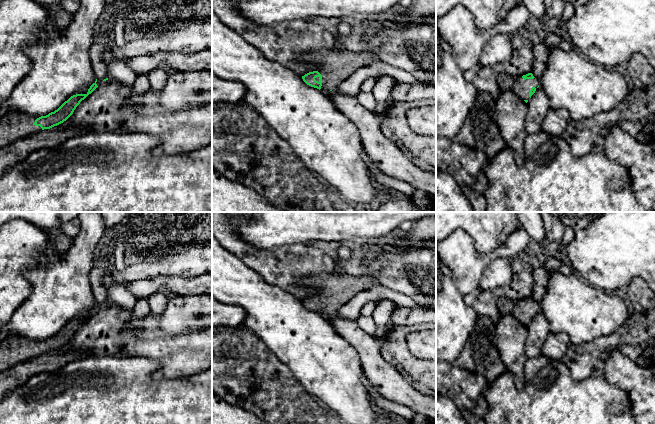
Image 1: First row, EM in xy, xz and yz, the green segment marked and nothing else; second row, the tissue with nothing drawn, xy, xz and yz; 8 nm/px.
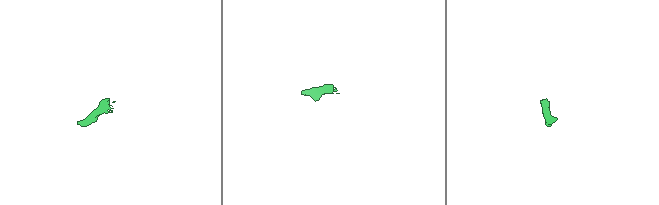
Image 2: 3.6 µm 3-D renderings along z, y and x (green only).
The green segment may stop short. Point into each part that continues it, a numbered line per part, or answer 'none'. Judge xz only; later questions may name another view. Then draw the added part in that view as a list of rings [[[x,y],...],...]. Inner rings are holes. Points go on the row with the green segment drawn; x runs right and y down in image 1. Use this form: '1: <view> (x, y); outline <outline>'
1: xz (335, 66); outline [[[322,49],[301,55],[299,61],[313,64],[322,75],[321,89],[333,91],[357,69],[379,61],[379,58],[370,51]]]

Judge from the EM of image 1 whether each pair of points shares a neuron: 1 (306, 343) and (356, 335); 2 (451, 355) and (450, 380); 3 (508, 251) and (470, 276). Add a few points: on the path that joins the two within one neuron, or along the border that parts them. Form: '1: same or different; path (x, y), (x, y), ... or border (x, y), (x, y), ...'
1: different; border (329, 323), (358, 354)
2: different; border (446, 360), (452, 362)
3: same; path (498, 253), (486, 259), (479, 266)

